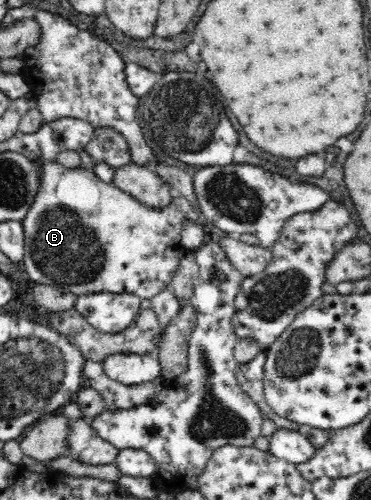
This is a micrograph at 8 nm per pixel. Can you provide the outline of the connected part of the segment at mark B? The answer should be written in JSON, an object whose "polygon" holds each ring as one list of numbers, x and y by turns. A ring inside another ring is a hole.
{"polygon":[[57,160,33,161,40,186,33,205,21,220,25,245,23,268,32,284,55,287,75,296,89,293,112,292,124,298,151,300,159,291,172,282,181,258,187,250,181,243,181,232,185,223,205,226,205,220,195,203,174,192,171,203,164,208,147,207,127,192,106,184,94,172,83,168,66,168]]}

